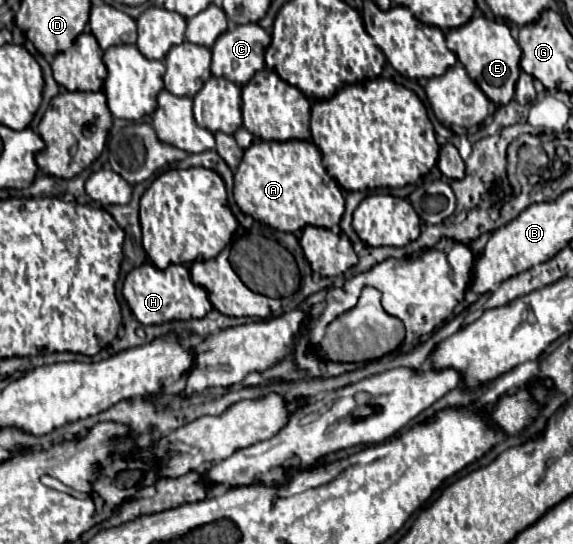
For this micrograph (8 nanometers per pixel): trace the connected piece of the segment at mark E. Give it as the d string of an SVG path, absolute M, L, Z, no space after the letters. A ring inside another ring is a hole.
M484 17L472 19L462 27L450 29L446 33L446 43L448 43L448 49L456 53L458 61L468 69L468 75L472 77L472 81L480 85L480 89L486 93L486 97L492 103L504 105L514 97L514 85L520 75L520 53L522 51L516 39L510 35L510 29L506 23L494 21L494 31L492 31L488 19Z

